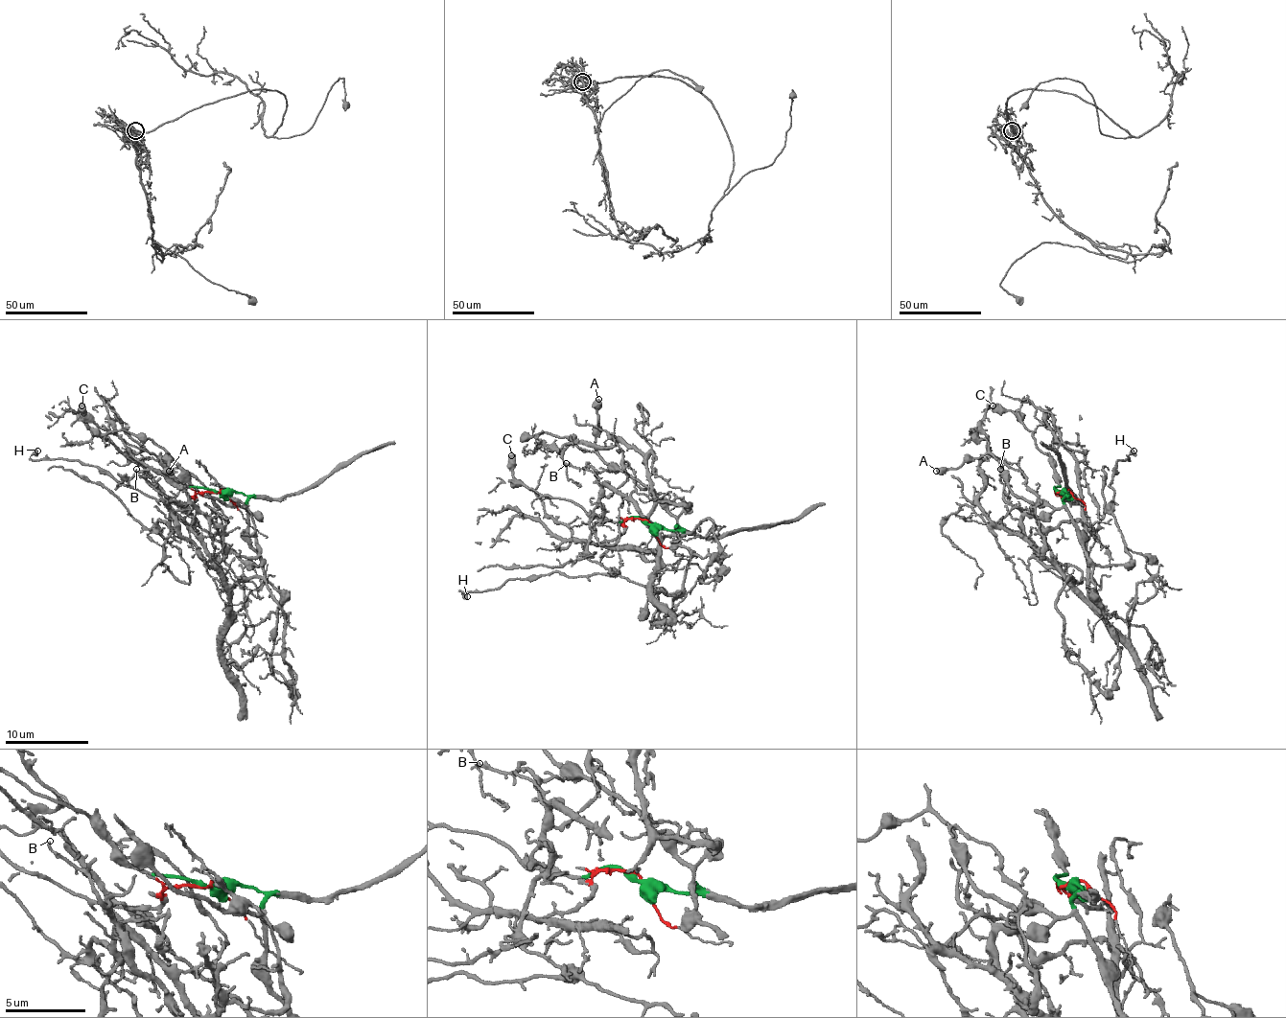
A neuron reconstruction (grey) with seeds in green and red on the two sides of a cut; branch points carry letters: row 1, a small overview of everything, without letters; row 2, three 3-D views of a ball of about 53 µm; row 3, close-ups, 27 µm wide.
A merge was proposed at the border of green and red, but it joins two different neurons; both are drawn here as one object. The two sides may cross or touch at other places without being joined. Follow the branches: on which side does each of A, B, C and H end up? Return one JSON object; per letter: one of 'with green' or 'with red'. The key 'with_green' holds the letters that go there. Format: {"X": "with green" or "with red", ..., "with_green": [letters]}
{"A": "with green", "B": "with red", "C": "with green", "H": "with green", "with_green": ["A", "C", "H"]}

